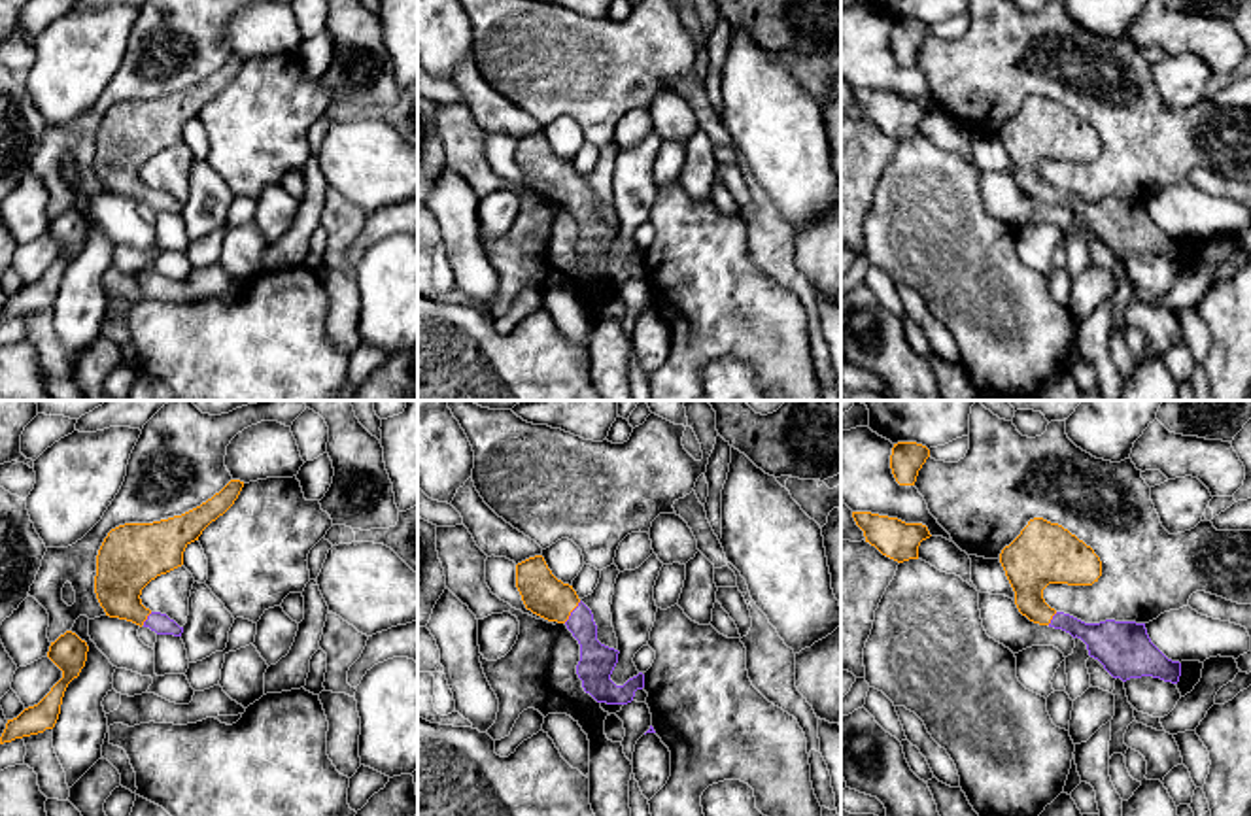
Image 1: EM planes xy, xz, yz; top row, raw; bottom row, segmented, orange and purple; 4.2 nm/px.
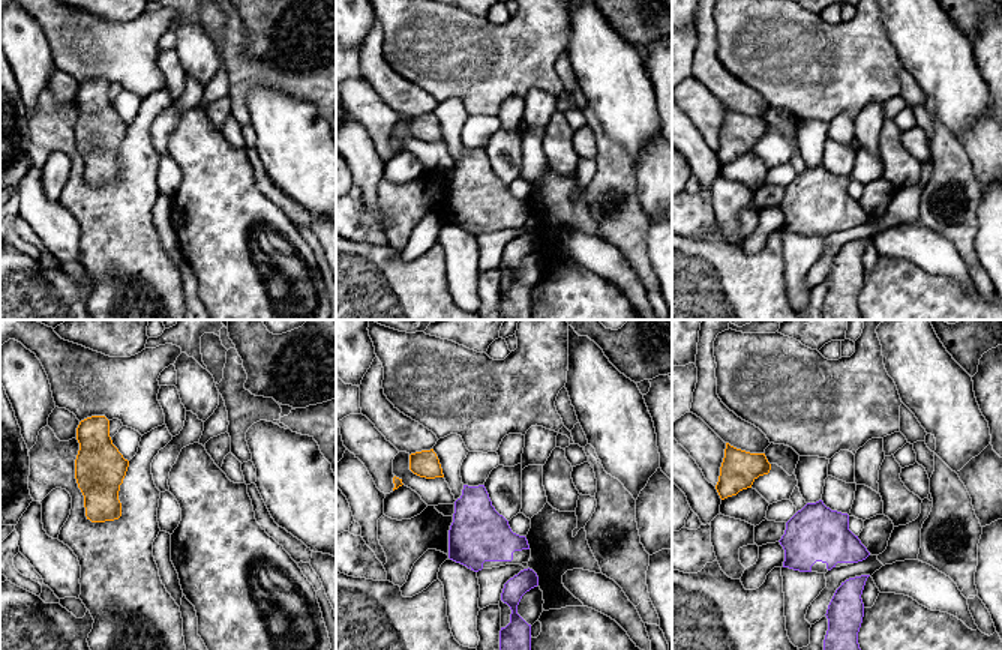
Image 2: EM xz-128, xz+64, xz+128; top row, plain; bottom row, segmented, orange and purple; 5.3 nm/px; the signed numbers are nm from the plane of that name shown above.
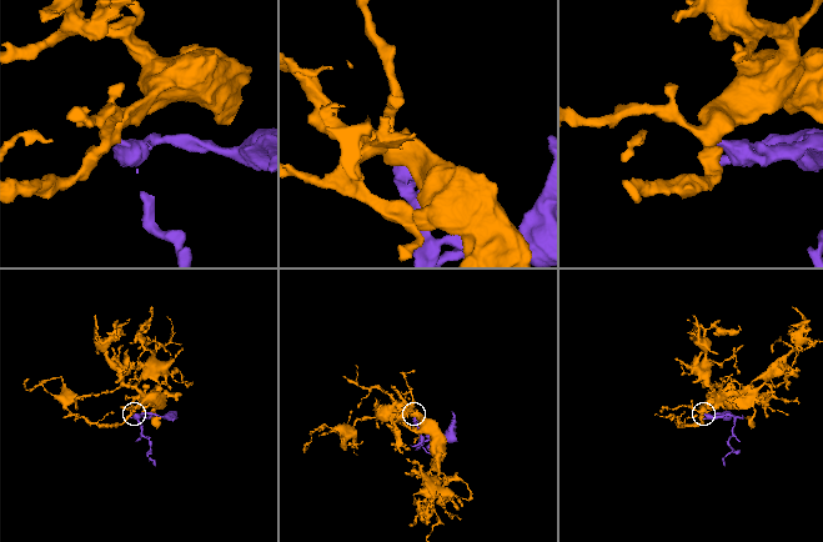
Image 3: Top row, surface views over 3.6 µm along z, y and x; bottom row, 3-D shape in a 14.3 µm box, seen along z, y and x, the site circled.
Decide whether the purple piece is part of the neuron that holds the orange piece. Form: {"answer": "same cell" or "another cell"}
{"answer": "same cell"}

